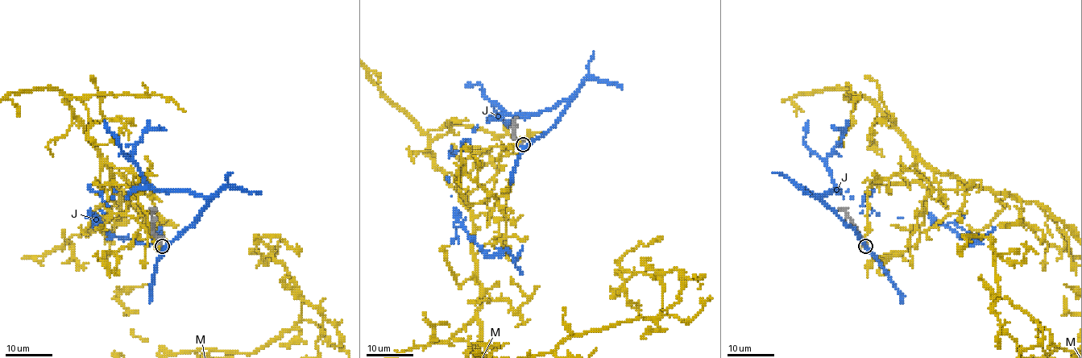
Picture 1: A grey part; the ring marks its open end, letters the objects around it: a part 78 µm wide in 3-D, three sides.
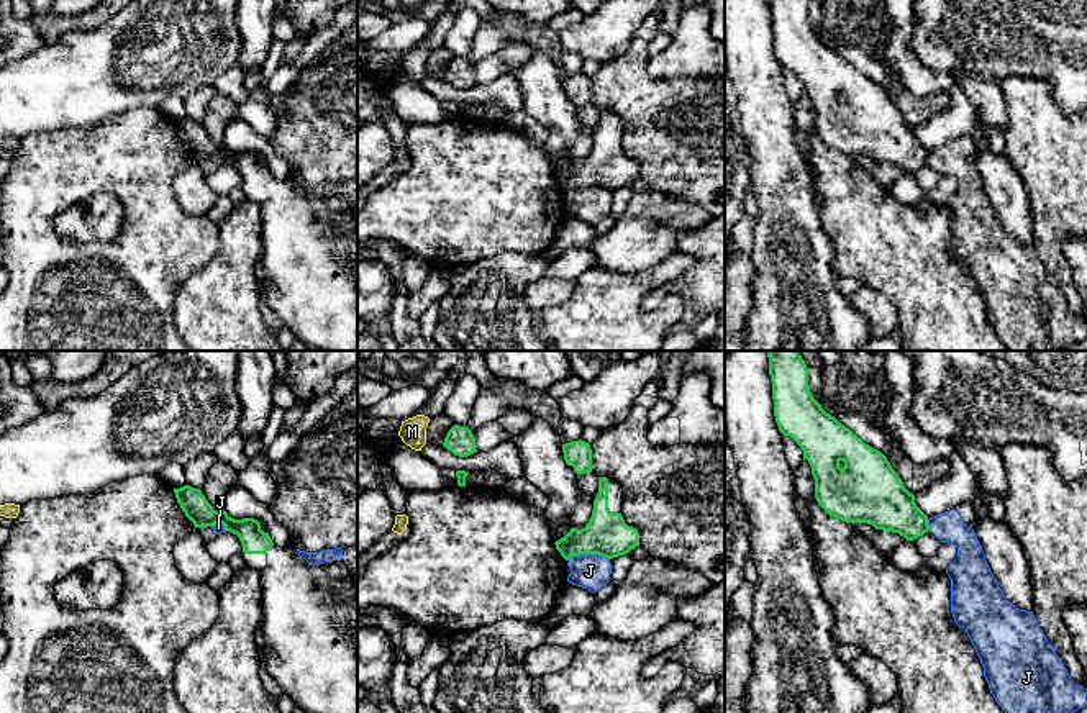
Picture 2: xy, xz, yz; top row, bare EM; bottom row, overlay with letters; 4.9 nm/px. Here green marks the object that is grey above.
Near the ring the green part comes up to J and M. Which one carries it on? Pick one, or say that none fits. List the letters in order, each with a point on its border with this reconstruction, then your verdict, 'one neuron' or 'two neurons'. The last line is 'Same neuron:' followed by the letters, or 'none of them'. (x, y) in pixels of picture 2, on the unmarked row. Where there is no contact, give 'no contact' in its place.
J: xz (587, 186) | two neurons
M: no contact | two neurons
Same neuron: none of them

